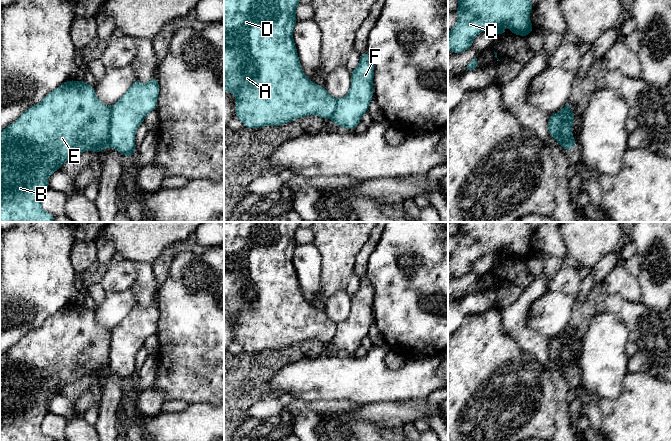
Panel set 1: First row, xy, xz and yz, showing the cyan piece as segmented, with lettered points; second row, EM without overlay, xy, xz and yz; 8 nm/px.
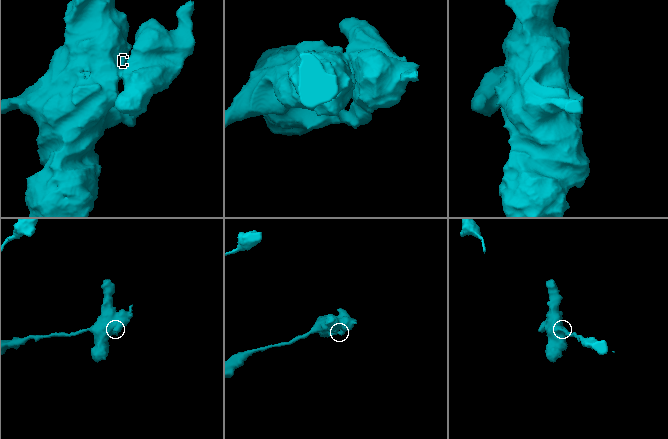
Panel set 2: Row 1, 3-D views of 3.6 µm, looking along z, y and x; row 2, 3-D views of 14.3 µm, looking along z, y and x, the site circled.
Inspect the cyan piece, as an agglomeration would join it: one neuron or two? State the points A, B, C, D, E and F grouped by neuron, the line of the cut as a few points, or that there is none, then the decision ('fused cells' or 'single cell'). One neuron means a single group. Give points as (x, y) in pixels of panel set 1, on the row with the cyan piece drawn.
A B C D E / F | xy (111, 108), (109, 137), (106, 146) | fused cells

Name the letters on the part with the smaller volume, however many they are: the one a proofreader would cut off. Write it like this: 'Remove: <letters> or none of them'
Remove: F

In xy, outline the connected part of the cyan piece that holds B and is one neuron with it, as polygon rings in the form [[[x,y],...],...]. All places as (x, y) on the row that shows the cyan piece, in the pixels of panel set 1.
[[[68,80],[47,94],[40,103],[23,112],[15,123],[0,131],[0,222],[53,222],[55,216],[44,211],[41,206],[42,197],[49,189],[47,184],[48,178],[52,173],[60,170],[66,161],[80,155],[84,151],[91,150],[94,153],[104,151],[109,138],[110,120],[111,108],[107,107],[96,97],[94,86],[88,85],[85,81]]]

